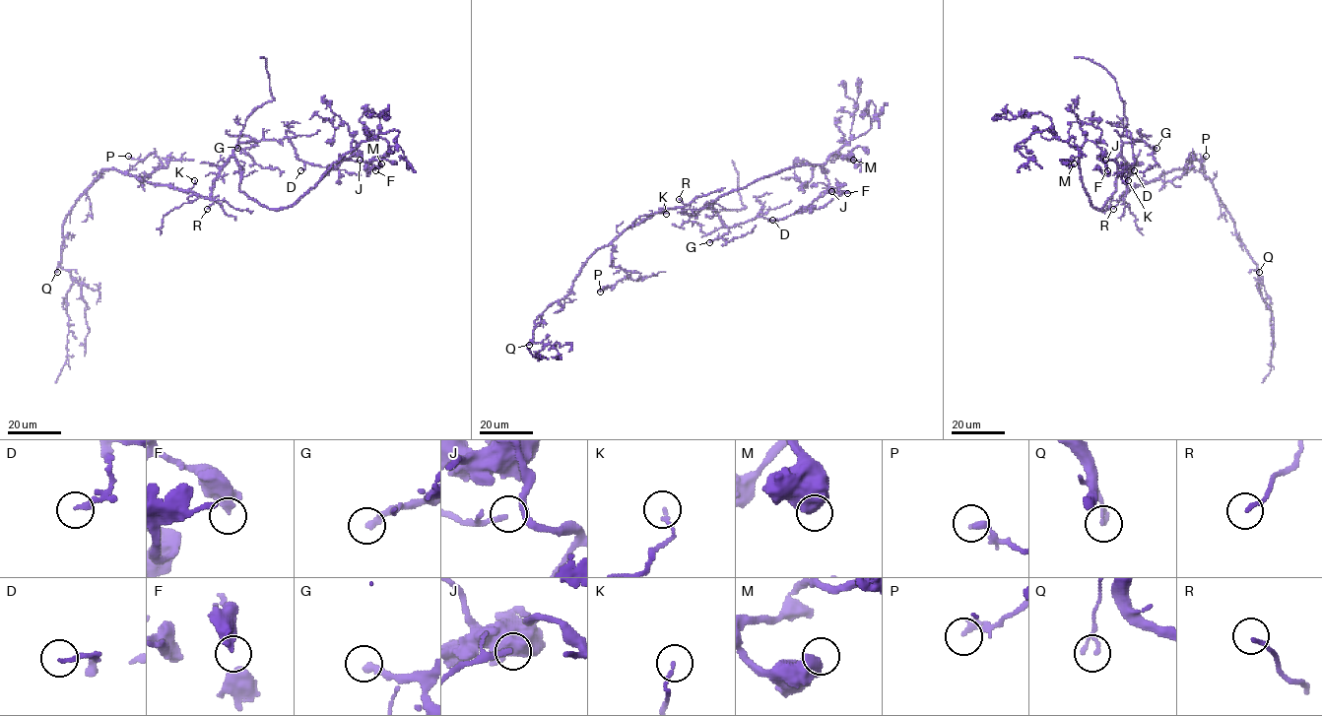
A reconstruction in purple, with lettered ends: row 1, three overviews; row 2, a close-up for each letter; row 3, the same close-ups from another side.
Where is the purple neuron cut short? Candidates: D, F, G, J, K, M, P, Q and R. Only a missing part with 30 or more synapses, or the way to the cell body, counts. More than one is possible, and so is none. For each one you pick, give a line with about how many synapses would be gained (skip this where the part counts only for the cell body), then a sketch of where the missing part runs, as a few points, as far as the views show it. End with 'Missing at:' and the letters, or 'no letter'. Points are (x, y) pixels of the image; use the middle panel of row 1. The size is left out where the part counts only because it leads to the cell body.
Missing at: no letter

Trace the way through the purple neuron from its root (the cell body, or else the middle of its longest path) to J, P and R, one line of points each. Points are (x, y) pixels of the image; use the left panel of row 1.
J: (196, 195), (211, 197), (213, 180), (232, 152), (243, 142), (289, 138), (299, 160), (321, 166), (360, 160)
P: (196, 195), (141, 181), (143, 176), (158, 170), (162, 162), (153, 153), (144, 160), (128, 156)
R: (196, 195), (213, 200), (207, 209)

